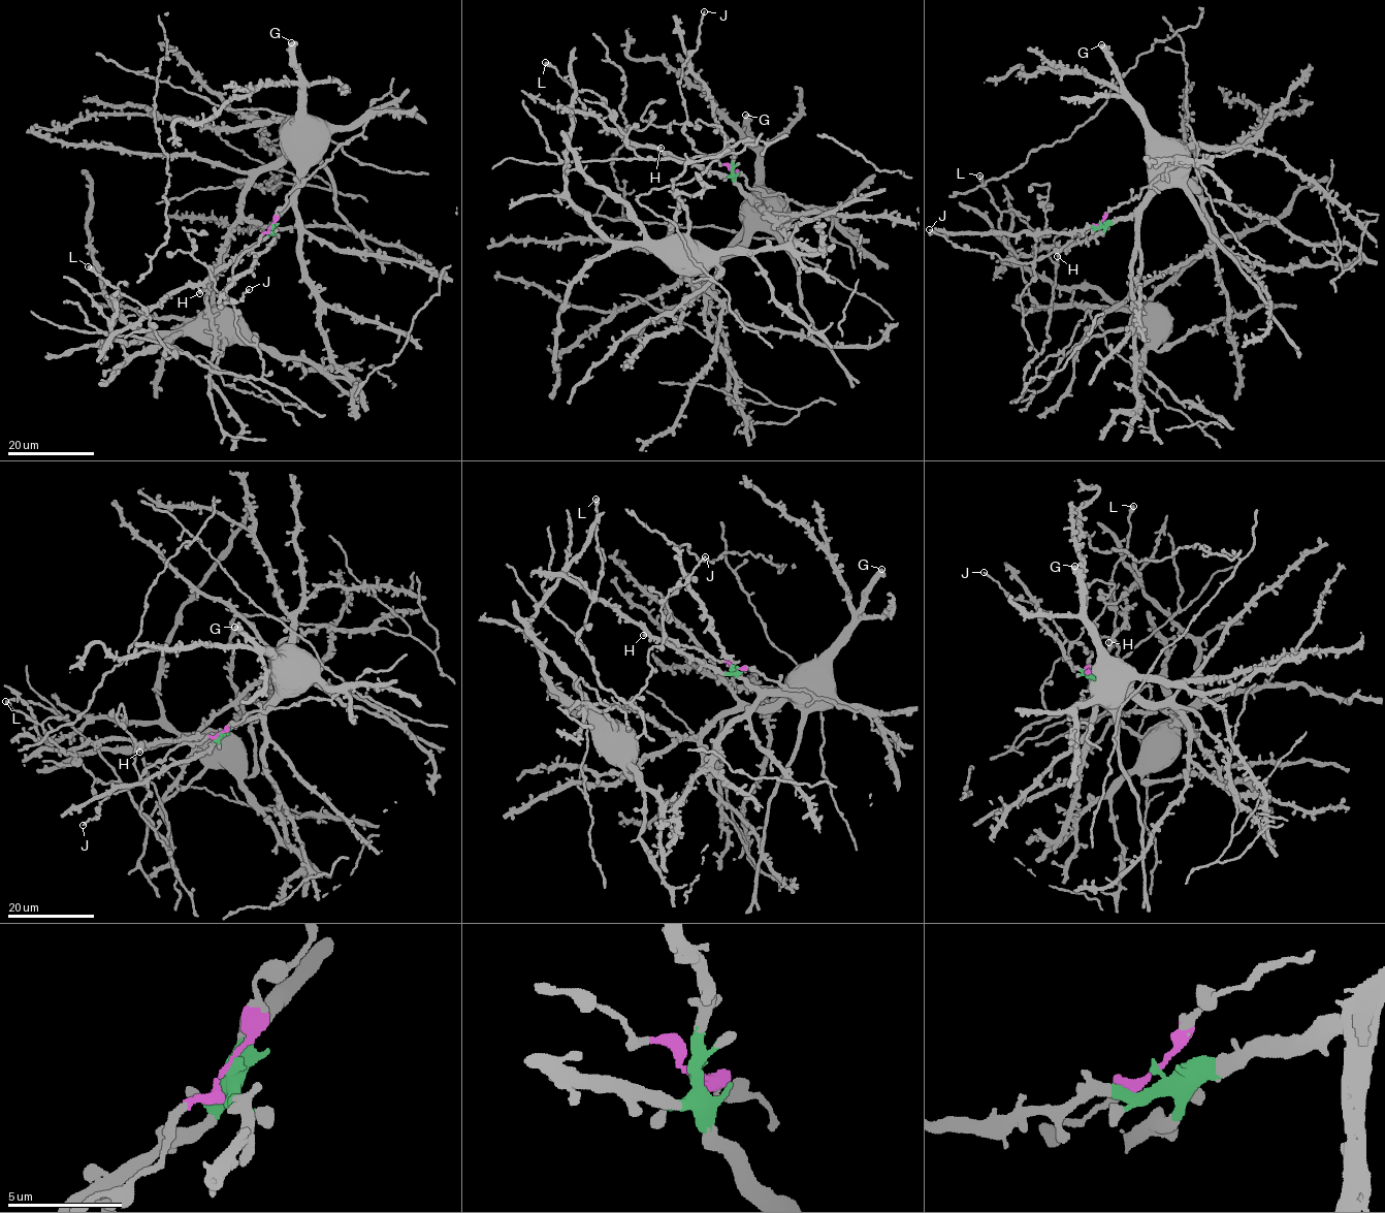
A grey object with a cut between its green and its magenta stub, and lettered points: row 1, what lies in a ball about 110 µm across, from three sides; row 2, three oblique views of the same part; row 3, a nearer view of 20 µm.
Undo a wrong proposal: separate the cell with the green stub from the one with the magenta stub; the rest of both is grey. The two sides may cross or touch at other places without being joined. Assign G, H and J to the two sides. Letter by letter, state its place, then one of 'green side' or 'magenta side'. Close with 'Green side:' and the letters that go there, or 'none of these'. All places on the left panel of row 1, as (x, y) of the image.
G: place (291, 42); green side
H: place (199, 293); green side
J: place (249, 289); magenta side
Green side: G, H

